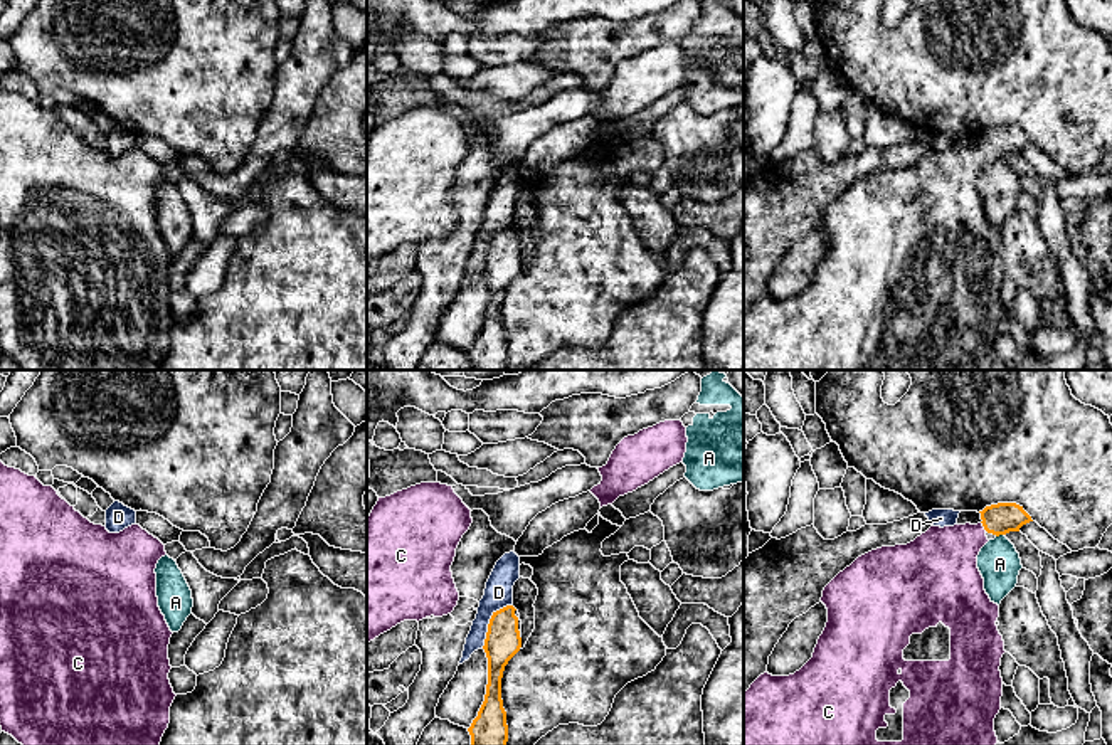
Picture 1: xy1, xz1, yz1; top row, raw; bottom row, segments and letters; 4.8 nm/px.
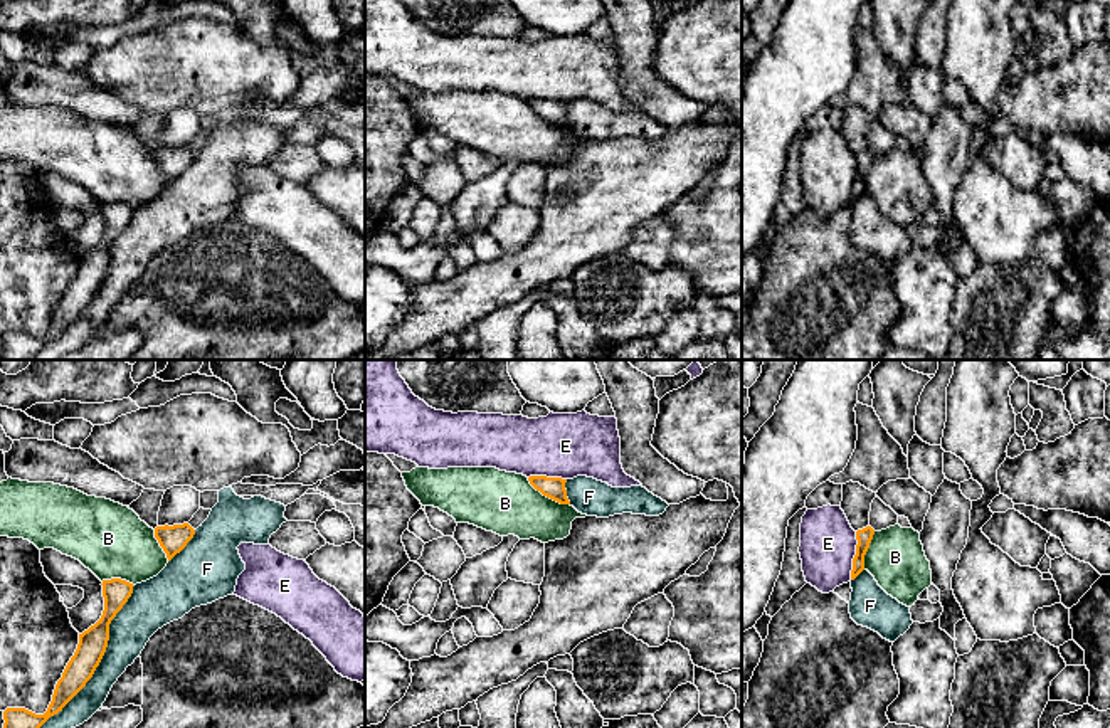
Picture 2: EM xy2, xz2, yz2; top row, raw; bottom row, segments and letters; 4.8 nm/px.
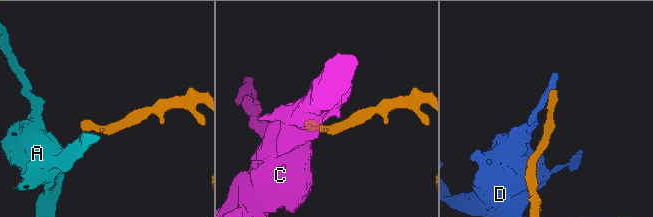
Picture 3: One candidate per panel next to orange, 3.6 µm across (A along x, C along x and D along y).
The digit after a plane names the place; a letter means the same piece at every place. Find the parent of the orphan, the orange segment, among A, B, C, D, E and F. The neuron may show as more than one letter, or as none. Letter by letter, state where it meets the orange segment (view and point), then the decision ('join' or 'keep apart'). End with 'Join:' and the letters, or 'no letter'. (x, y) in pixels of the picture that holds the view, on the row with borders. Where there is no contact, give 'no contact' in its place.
A: yz1 (1000, 533) | keep apart
B: xz2 (547, 496) | keep apart
C: yz1 (983, 525) | join
D: xz1 (490, 623) | keep apart
E: yz2 (855, 555) | keep apart
F: xy2 (101, 658) | keep apart
Join: C

